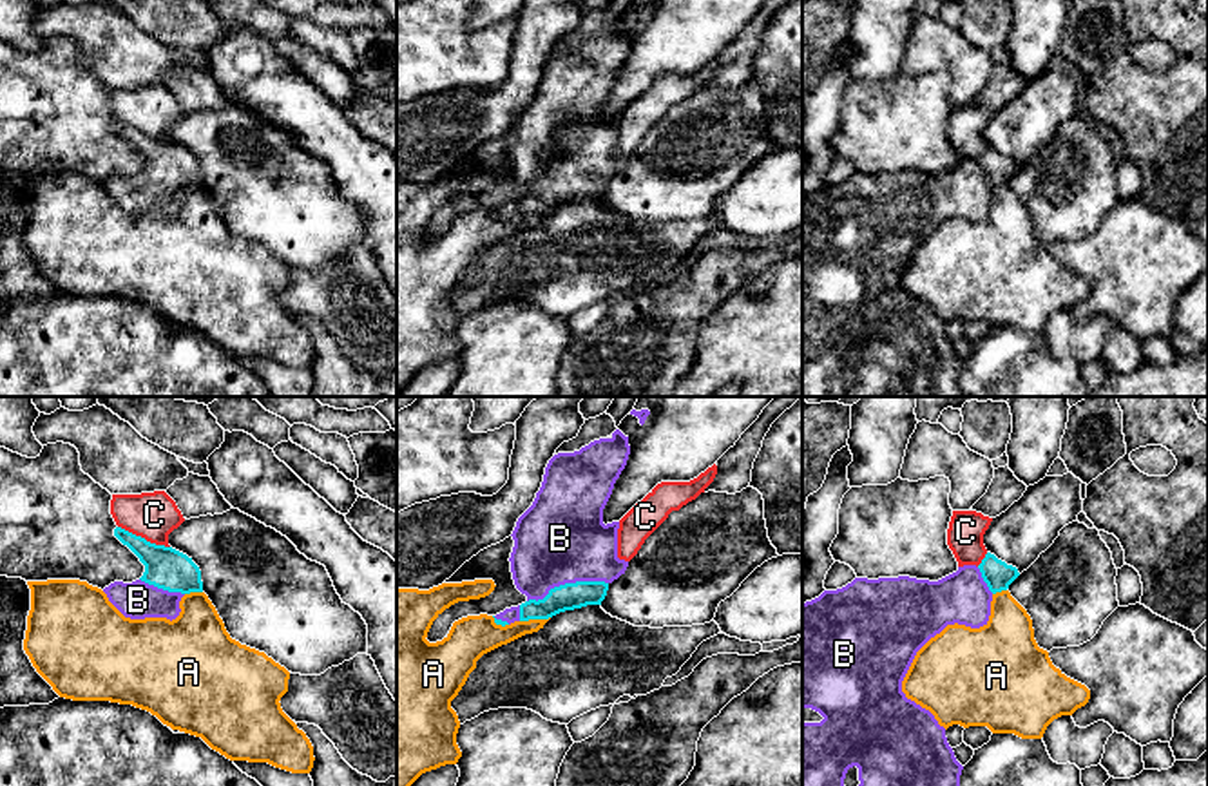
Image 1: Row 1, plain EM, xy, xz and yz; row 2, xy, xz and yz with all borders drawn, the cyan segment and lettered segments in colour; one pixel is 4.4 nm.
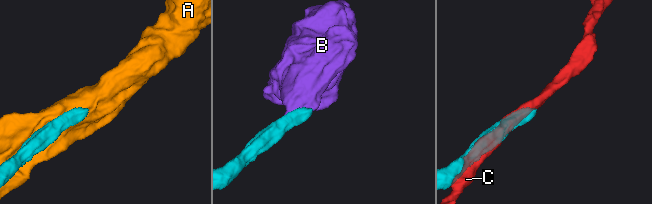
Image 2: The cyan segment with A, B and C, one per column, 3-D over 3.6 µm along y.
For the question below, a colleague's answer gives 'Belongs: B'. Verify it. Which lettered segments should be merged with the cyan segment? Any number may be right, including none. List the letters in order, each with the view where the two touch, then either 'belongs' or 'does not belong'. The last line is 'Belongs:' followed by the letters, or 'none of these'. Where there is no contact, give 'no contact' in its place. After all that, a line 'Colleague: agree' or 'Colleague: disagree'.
A: xz | does not belong
B: xz | belongs
C: xy | does not belong
Belongs: B
Colleague: agree

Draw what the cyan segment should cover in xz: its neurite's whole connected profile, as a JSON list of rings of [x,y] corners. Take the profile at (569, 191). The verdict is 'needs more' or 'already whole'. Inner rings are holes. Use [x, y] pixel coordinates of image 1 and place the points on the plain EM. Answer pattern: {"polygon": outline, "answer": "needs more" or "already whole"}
{"polygon": [[[616,24],[610,33],[594,34],[574,47],[558,47],[549,54],[532,100],[518,112],[511,129],[511,167],[527,196],[493,210],[496,219],[549,214],[565,205],[601,199],[609,179],[628,161],[628,156],[618,152],[619,116],[603,118],[603,103],[628,49],[628,31]]], "answer": "needs more"}

